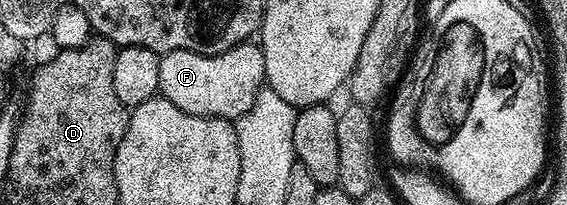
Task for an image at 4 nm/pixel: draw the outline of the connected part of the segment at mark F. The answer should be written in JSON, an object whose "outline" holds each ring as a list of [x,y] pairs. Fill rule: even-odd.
{"outline":[[[256,41],[239,43],[217,55],[169,51],[160,55],[159,94],[178,105],[182,113],[237,121],[250,110],[255,98],[266,87],[265,73],[266,61],[260,44]]]}

